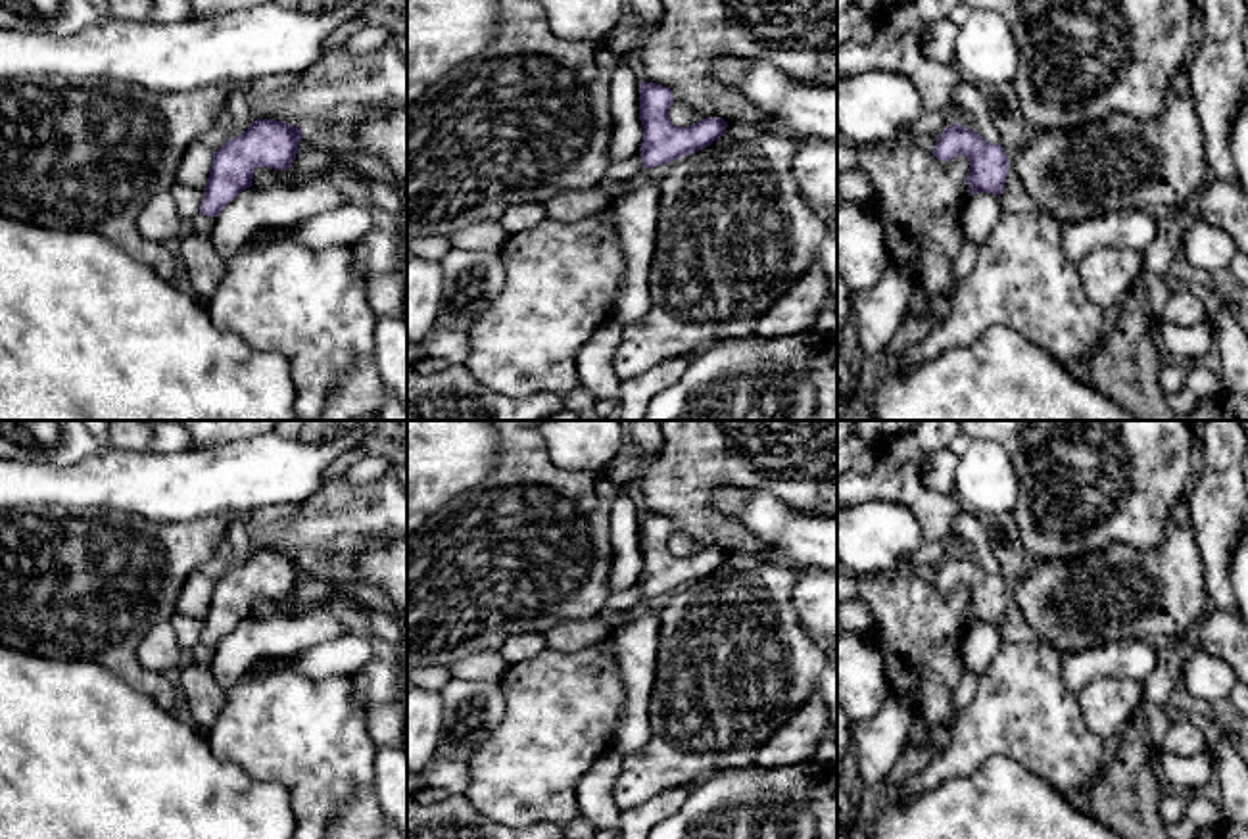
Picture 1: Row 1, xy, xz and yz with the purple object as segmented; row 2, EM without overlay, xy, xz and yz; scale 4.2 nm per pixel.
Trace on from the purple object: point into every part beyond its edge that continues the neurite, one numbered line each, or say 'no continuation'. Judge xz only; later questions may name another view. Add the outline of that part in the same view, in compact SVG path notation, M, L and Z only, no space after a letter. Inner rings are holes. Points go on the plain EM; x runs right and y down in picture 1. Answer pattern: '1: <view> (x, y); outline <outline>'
no continuation

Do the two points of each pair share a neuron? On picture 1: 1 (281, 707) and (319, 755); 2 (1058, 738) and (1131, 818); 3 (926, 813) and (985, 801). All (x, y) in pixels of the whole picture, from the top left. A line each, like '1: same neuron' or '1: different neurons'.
1: same neuron
2: different neurons
3: same neuron

